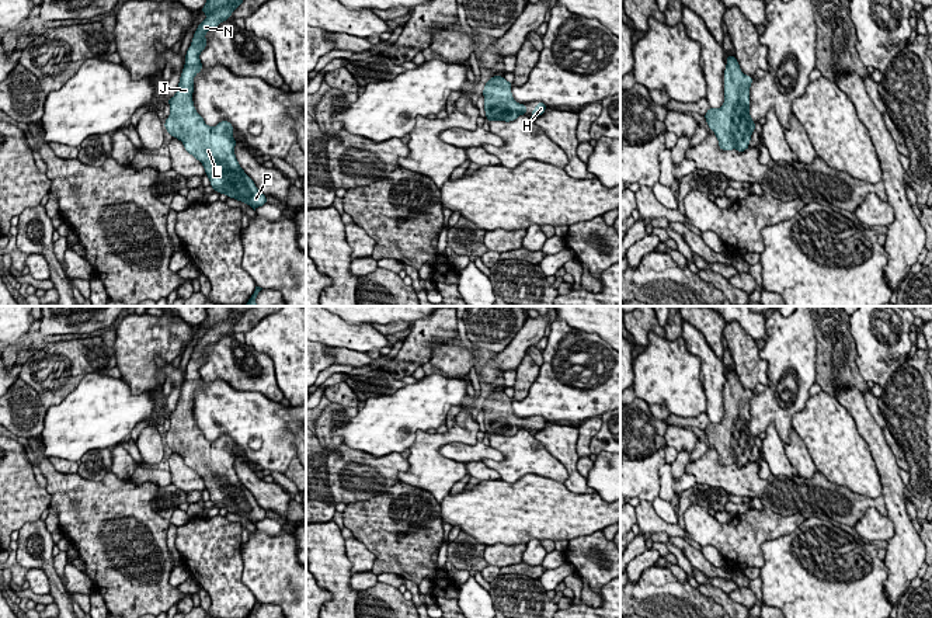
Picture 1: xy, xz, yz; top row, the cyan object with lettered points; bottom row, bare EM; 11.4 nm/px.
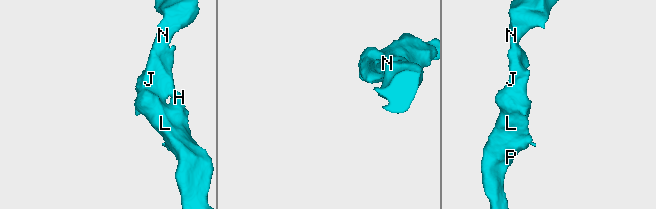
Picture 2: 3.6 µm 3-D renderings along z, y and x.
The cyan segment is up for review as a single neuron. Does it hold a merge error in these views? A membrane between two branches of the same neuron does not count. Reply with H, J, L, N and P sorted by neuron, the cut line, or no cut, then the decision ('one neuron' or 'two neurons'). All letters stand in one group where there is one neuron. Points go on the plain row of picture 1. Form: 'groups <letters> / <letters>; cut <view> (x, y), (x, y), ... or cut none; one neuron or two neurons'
groups H J L N P; cut none; one neuron

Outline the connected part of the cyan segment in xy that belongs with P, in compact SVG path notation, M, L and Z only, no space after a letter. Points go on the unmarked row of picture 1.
M206 306L202 322L208 331L198 340L174 412L167 413L171 430L166 433L166 445L182 456L185 465L199 475L209 492L211 501L244 518L254 525L267 518L267 511L258 506L254 496L240 482L233 452L234 442L229 435L220 435L215 442L205 438L192 416L194 392L202 386L199 368L206 362L205 348L230 333L243 319L246 306Z

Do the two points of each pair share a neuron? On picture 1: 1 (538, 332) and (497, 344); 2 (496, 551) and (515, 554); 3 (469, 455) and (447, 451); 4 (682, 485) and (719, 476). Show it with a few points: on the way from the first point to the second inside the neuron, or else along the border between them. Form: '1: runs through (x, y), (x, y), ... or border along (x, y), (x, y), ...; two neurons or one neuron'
1: border along (515, 334), (496, 354); two neurons
2: runs through (500, 554), (511, 554); one neuron
3: runs through (463, 452), (452, 451); one neuron
4: border along (685, 472), (691, 474), (696, 482); two neurons

